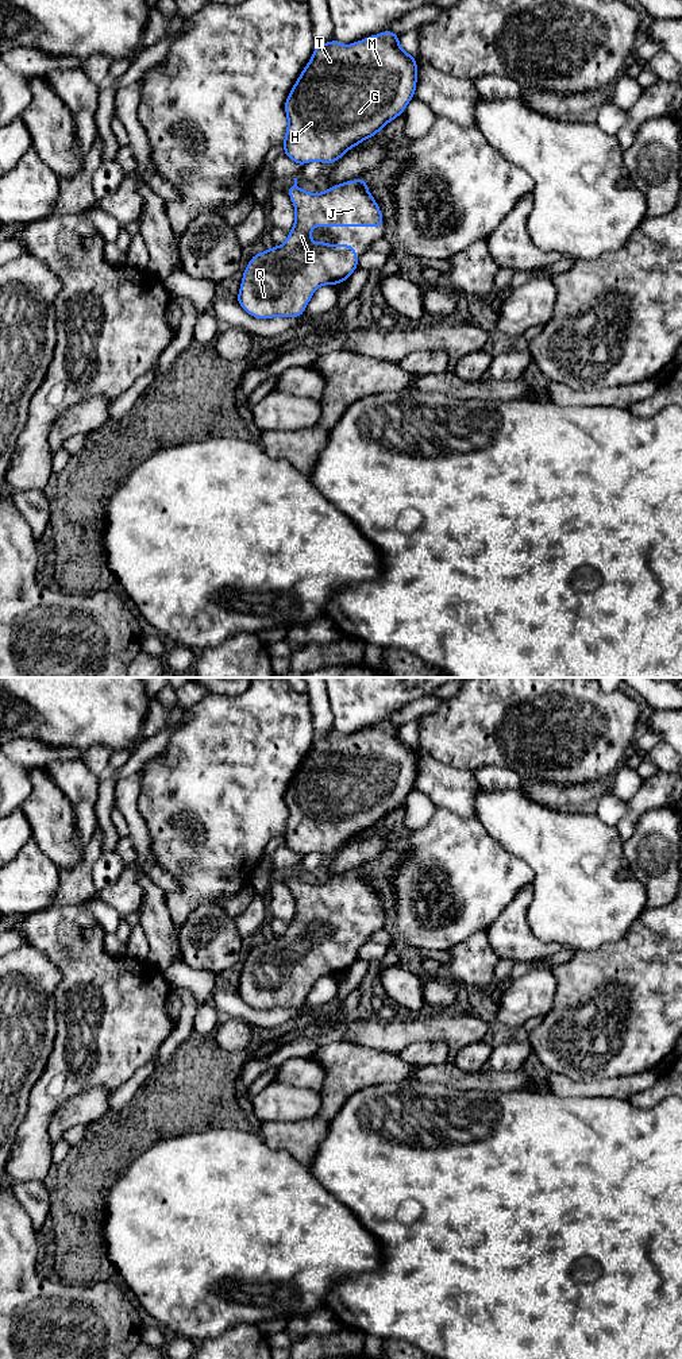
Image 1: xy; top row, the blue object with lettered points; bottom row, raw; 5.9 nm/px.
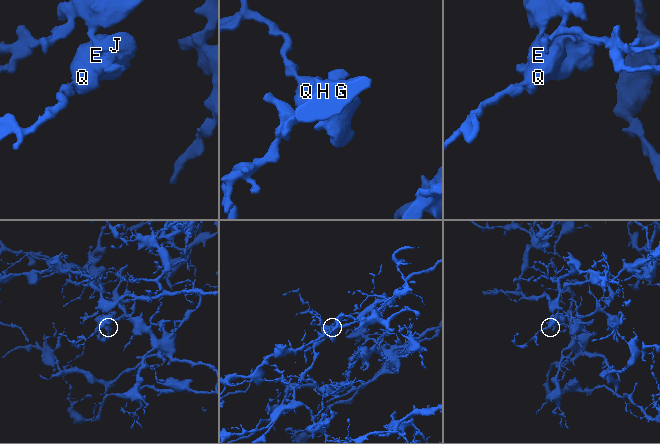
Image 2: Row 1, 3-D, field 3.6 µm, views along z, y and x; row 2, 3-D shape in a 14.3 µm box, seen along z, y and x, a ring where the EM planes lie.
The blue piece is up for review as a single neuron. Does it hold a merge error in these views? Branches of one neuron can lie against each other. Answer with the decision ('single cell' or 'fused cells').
single cell

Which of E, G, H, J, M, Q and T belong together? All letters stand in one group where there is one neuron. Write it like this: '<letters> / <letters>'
E G H J M Q T

